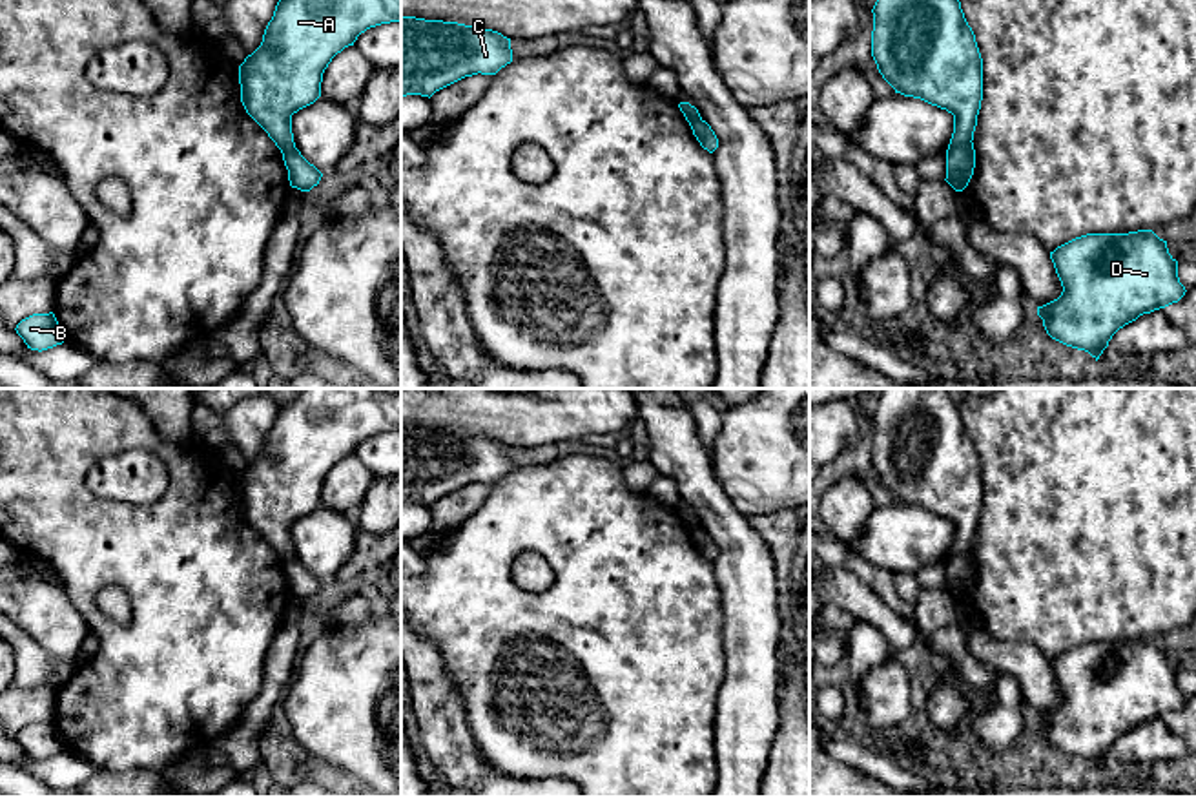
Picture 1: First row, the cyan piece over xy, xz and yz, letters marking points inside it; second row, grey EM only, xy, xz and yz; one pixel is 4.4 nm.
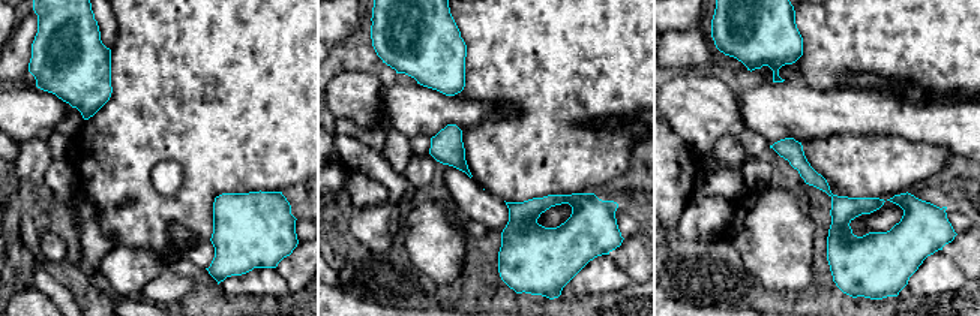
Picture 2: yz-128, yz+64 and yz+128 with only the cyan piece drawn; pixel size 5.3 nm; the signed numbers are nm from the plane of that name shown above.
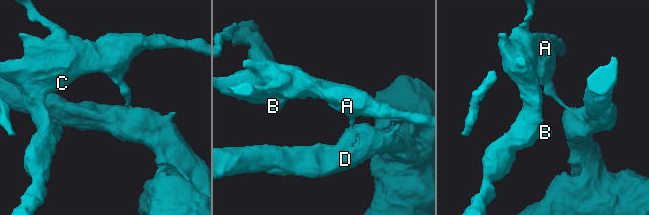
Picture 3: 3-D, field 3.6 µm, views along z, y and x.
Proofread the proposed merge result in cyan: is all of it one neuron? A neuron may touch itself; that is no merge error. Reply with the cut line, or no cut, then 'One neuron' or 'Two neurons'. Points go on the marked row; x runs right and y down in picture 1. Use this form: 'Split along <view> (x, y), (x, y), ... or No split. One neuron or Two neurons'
Split along yz (970, 141), (954, 146), (947, 154). Two neurons

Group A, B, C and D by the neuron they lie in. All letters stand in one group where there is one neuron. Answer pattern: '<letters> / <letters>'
A B C / D

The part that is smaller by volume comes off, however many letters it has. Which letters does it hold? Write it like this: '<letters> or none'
A, B, C

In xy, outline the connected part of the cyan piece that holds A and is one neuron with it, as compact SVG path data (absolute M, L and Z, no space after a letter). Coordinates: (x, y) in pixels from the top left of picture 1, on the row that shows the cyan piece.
M279 0L261 46L239 66L241 102L246 113L268 133L281 153L295 148L292 115L321 97L323 73L332 58L354 46L370 27L401 22L401 0Z

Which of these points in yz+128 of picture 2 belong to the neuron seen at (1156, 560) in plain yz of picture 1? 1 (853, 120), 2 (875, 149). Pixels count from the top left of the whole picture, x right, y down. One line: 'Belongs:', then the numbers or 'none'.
Belongs: 2

